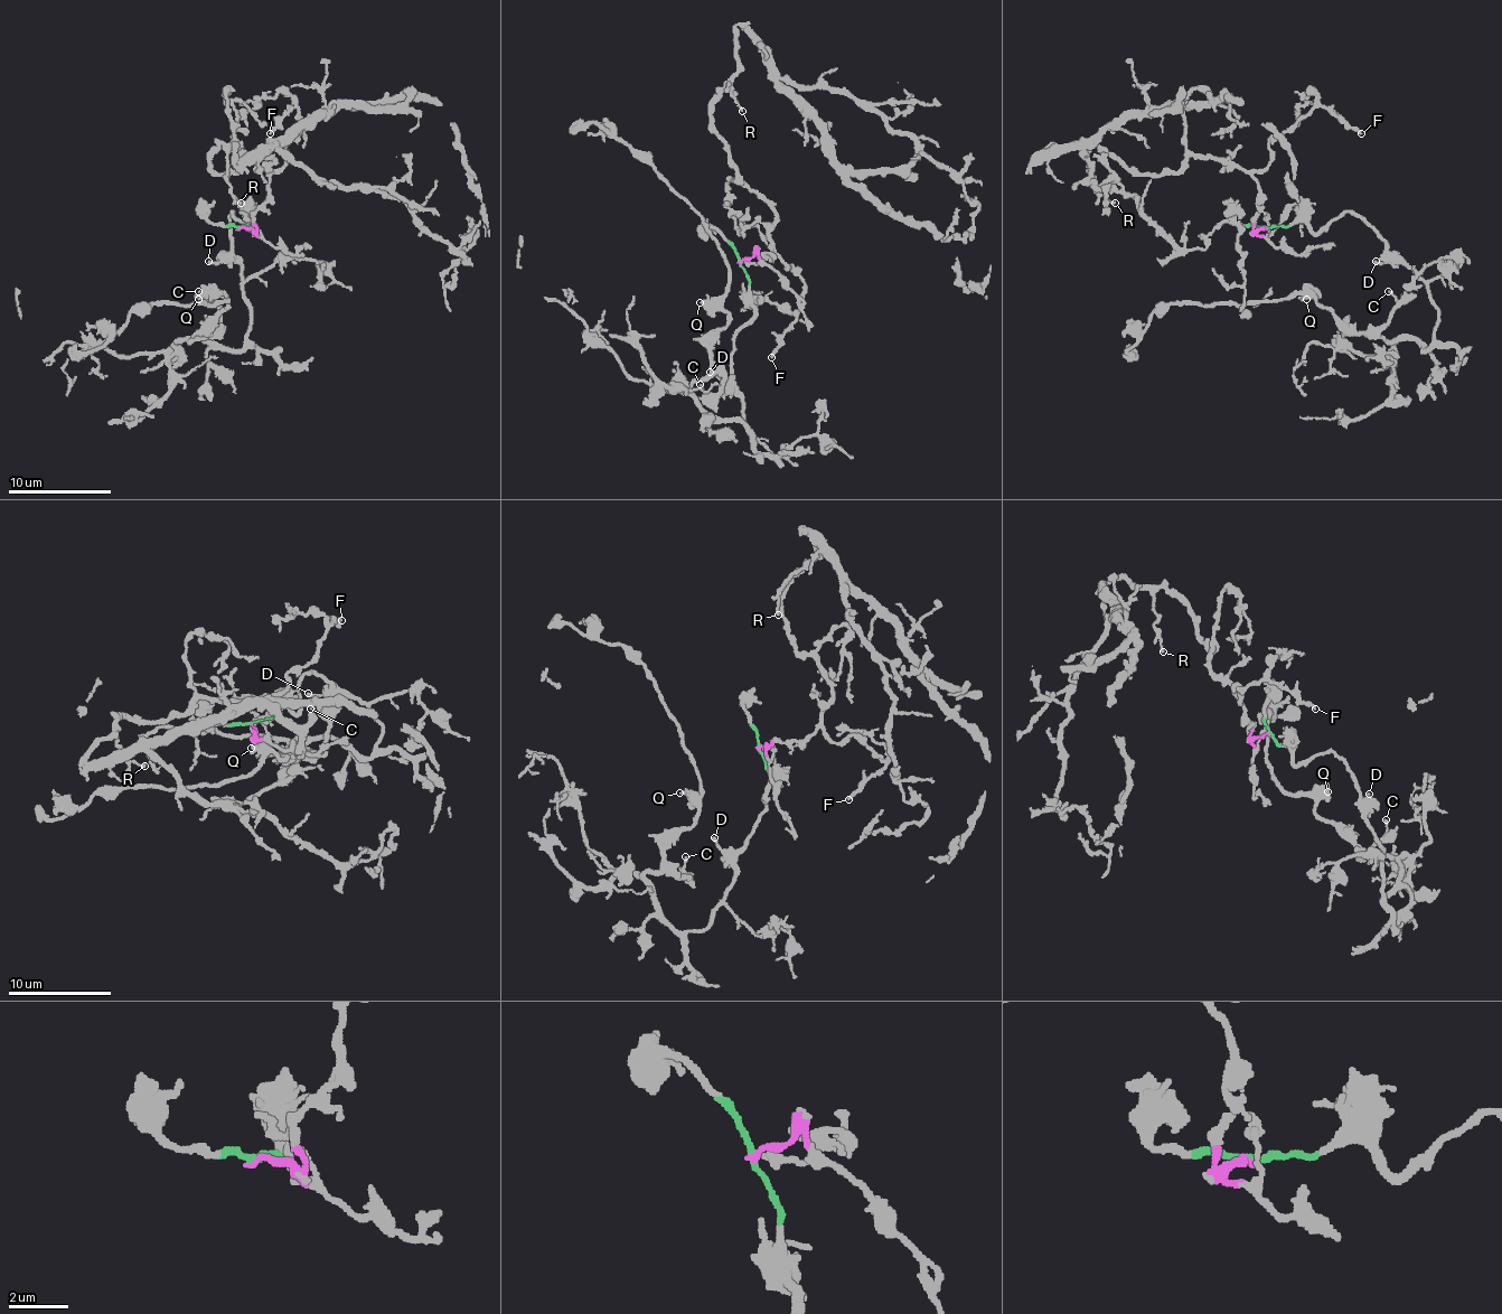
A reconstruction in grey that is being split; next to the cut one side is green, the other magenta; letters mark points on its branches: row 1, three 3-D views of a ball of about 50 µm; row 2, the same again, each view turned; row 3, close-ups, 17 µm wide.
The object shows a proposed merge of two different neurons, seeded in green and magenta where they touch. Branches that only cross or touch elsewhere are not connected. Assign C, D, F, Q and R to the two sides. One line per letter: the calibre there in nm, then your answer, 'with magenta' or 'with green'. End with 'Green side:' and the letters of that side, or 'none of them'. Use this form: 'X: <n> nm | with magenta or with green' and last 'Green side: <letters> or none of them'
C: 170 nm | with green
D: 200 nm | with green
F: 200 nm | with magenta
Q: 240 nm | with green
R: 160 nm | with magenta
Green side: C, D, Q

